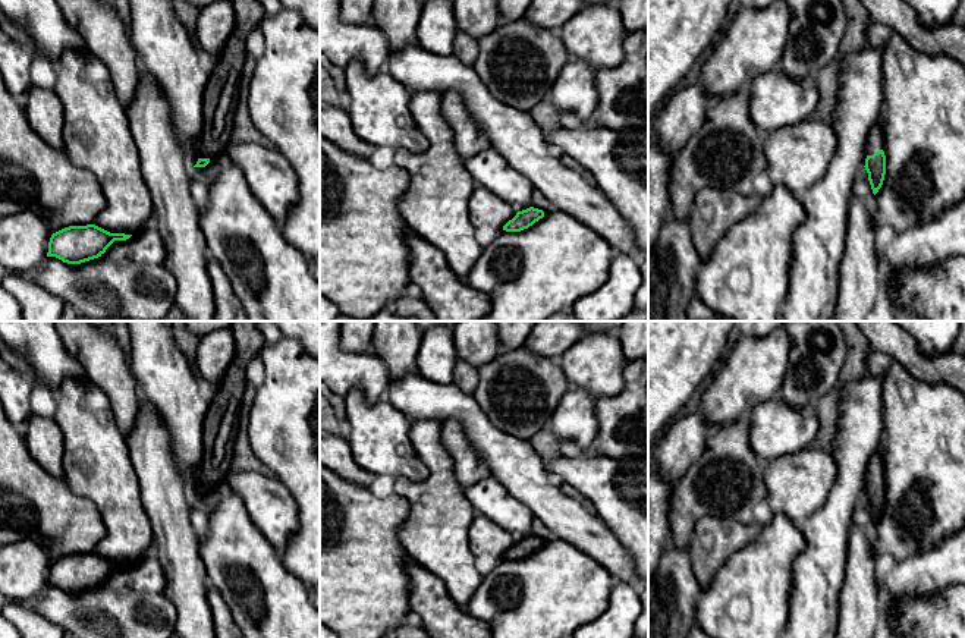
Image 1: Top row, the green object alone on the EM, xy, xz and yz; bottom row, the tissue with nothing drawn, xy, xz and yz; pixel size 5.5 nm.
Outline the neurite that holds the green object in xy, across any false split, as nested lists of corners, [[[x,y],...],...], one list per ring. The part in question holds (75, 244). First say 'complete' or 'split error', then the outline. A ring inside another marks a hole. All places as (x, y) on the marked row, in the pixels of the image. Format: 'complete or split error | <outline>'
complete | [[[95,224],[69,226],[51,235],[47,257],[81,264],[101,257],[114,241],[126,241],[131,236],[110,233]]]

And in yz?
split error | [[[871,128],[867,136],[867,158],[864,167],[868,173],[868,180],[874,195],[881,188],[886,175],[886,155],[883,148],[883,128]]]

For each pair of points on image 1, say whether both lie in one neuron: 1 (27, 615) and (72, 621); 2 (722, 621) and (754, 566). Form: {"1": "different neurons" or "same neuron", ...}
{"1": "different neurons", "2": "same neuron"}

